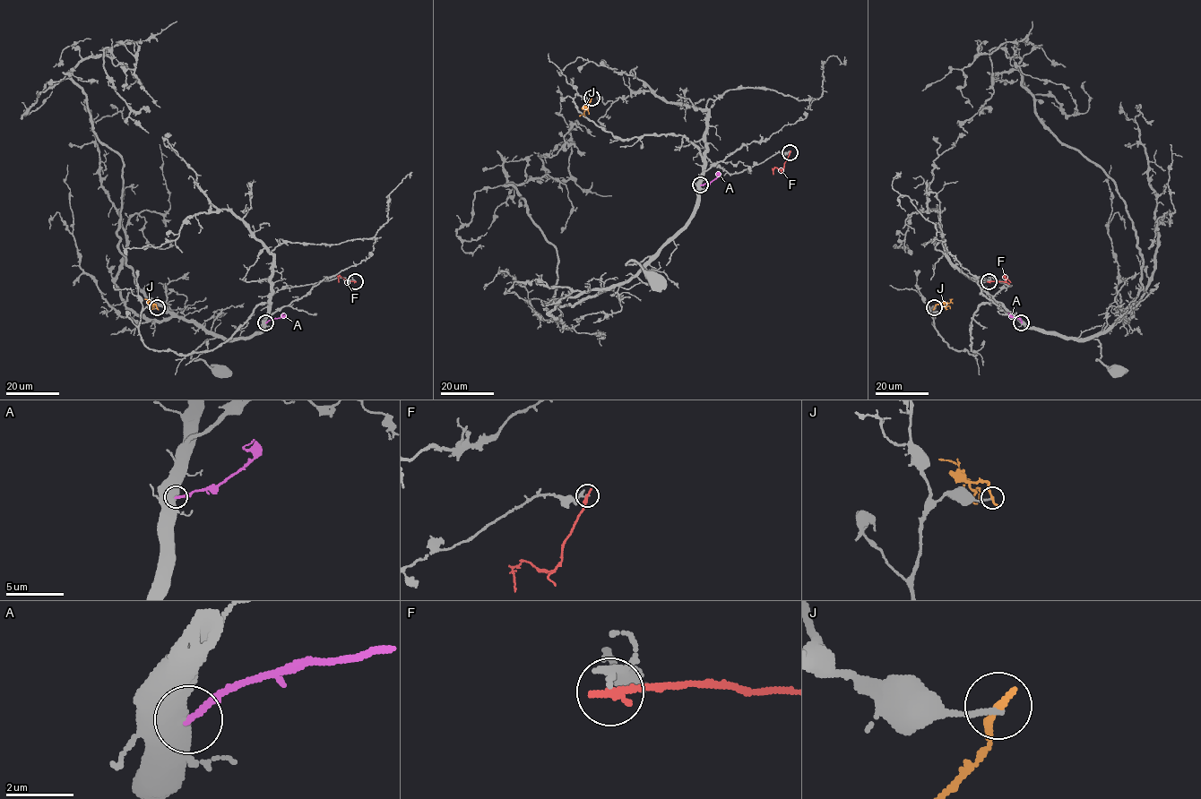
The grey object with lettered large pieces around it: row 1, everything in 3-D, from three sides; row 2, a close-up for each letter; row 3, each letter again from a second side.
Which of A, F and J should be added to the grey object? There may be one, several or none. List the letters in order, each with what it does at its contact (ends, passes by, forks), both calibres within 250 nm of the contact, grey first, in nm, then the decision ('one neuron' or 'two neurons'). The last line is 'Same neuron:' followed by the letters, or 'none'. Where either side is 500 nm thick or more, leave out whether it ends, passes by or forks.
A: calibres 550 and 200 nm; two neurons
F: it ends; calibres 160 and 240 nm; two neurons
J: it ends; calibres 180 and 240 nm; two neurons
Same neuron: none

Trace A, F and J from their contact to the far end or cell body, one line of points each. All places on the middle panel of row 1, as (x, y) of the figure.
A: (701, 184), (711, 182), (719, 171)
F: (790, 152), (782, 168), (773, 168), (773, 174)
J: (591, 98), (583, 114), (579, 115)

